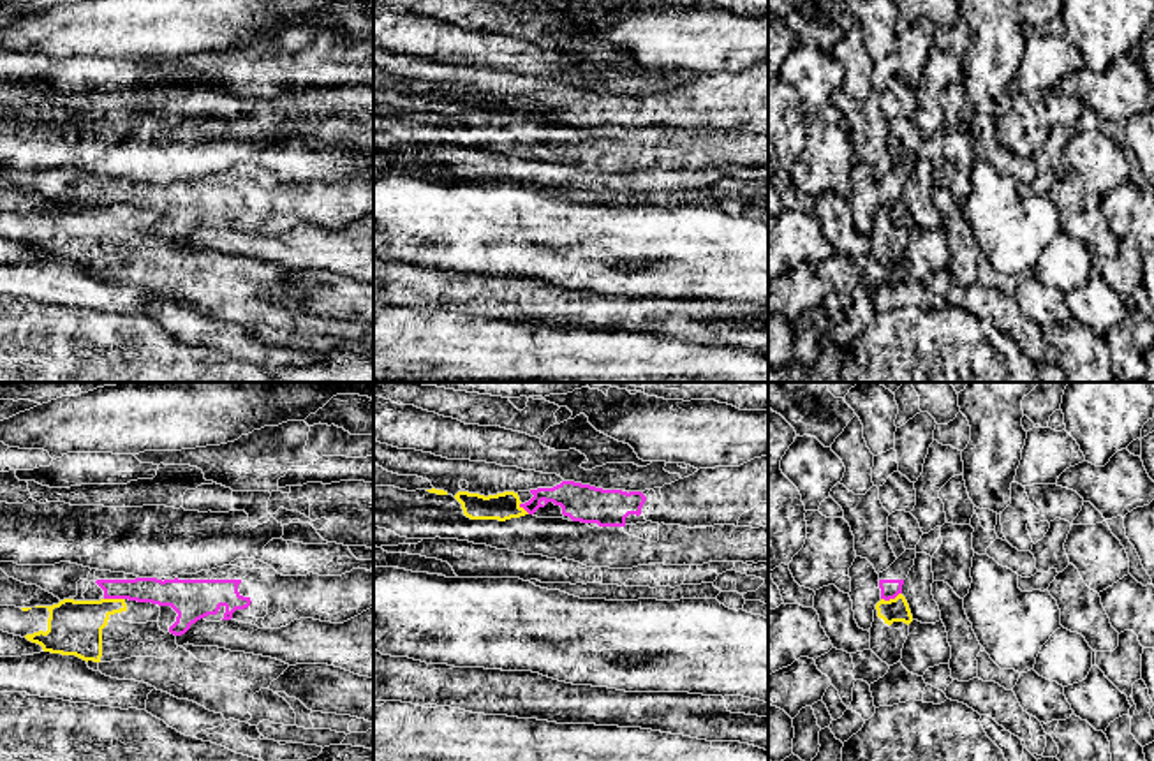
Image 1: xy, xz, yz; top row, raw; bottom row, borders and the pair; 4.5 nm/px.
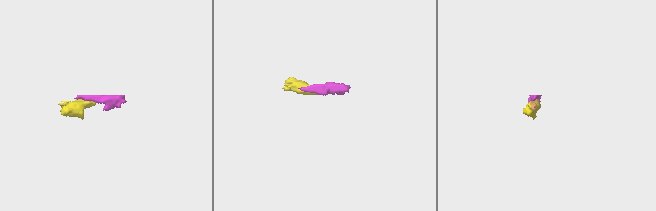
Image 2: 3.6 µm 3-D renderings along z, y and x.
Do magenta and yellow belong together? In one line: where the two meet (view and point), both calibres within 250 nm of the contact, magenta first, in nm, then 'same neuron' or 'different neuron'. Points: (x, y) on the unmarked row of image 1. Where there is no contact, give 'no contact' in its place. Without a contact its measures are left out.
xy (115, 203) | 130/260 nm | different neuron

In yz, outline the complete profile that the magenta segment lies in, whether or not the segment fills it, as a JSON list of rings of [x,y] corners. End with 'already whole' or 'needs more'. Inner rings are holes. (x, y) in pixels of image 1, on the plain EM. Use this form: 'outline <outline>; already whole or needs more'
outline [[[906,155],[886,176],[876,178],[874,171],[856,162],[849,173],[854,225],[860,234],[870,236],[876,210],[895,204],[902,199],[904,185],[914,171],[916,155]]]; needs more

